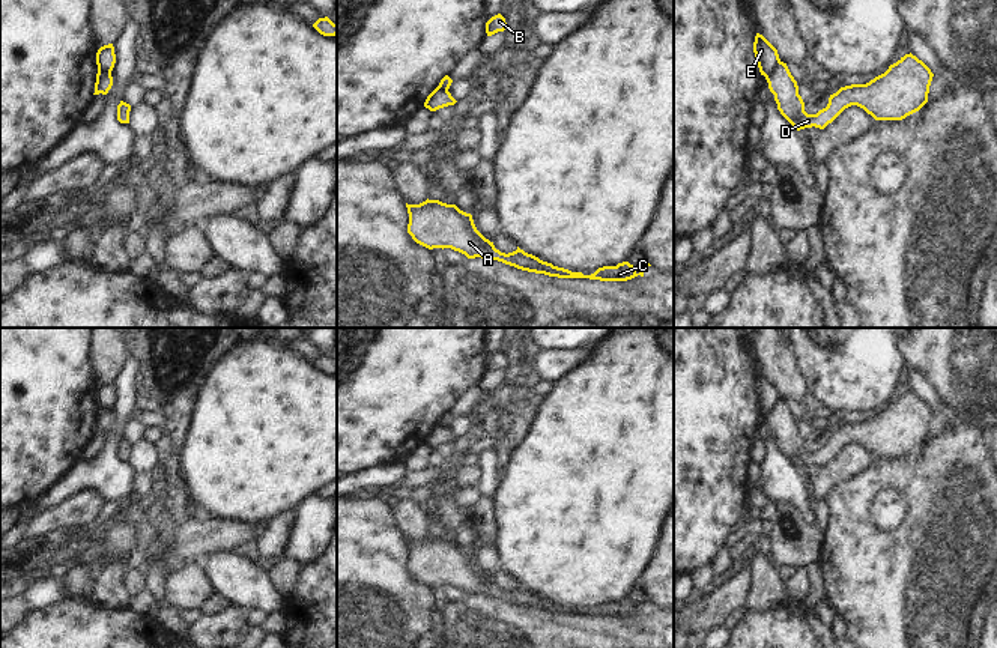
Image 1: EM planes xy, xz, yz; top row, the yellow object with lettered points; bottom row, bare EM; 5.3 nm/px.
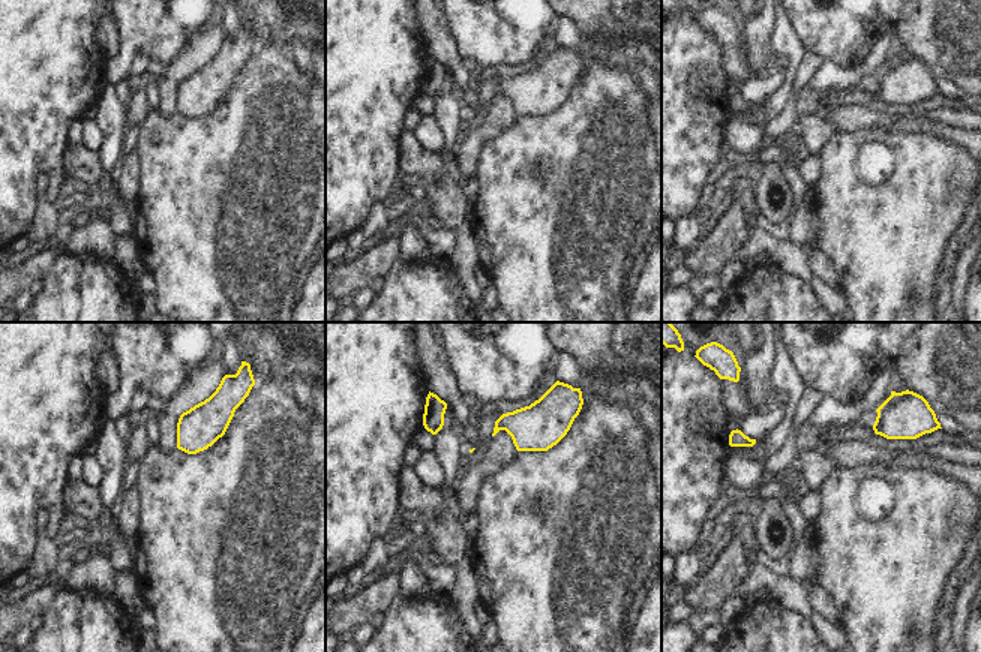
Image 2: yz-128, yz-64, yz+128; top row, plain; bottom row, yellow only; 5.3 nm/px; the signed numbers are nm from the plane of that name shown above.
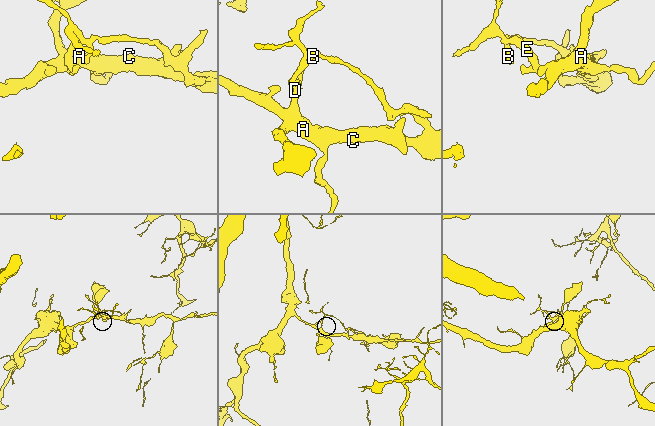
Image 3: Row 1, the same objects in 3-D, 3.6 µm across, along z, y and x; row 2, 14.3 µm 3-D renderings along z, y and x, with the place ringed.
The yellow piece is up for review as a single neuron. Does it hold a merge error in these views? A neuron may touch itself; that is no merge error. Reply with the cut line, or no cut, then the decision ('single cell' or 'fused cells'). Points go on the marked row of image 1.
yz (779, 60), (766, 78) | fused cells

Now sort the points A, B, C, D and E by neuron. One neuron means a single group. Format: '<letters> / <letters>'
A C D / B E

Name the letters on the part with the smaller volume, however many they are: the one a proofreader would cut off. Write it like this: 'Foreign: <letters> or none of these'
Foreign: B, E

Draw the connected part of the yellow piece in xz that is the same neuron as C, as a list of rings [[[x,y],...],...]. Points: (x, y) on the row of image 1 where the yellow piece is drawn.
[[[426,200],[420,204],[408,204],[409,224],[408,233],[412,239],[429,248],[451,248],[465,254],[468,259],[489,259],[514,266],[522,271],[544,274],[558,278],[589,278],[600,281],[627,281],[644,272],[651,266],[647,260],[636,269],[629,262],[617,266],[599,268],[591,275],[582,272],[571,272],[564,268],[553,266],[538,257],[525,253],[517,247],[513,253],[501,253],[493,242],[486,239],[475,227],[472,215],[460,210],[456,204],[447,204],[439,200]]]

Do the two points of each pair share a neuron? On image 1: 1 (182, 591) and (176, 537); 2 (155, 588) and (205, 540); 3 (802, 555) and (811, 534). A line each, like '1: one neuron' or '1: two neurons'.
1: two neurons
2: two neurons
3: one neuron

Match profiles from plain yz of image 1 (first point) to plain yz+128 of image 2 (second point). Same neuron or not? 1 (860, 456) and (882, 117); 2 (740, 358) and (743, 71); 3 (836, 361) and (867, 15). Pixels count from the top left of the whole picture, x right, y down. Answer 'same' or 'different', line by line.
1: same
2: different
3: same

